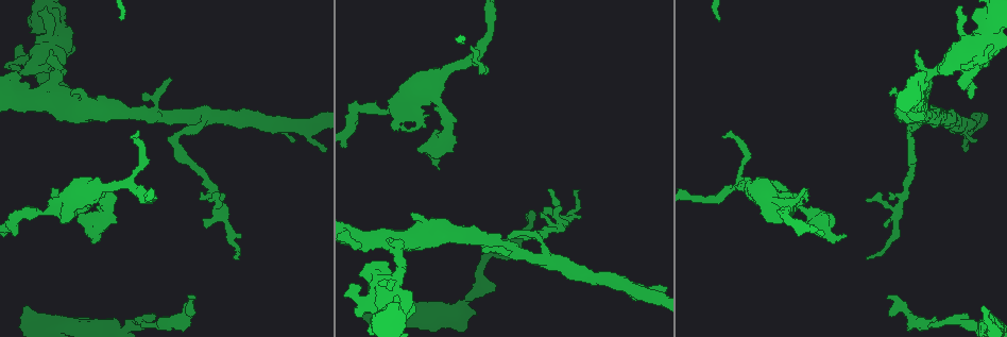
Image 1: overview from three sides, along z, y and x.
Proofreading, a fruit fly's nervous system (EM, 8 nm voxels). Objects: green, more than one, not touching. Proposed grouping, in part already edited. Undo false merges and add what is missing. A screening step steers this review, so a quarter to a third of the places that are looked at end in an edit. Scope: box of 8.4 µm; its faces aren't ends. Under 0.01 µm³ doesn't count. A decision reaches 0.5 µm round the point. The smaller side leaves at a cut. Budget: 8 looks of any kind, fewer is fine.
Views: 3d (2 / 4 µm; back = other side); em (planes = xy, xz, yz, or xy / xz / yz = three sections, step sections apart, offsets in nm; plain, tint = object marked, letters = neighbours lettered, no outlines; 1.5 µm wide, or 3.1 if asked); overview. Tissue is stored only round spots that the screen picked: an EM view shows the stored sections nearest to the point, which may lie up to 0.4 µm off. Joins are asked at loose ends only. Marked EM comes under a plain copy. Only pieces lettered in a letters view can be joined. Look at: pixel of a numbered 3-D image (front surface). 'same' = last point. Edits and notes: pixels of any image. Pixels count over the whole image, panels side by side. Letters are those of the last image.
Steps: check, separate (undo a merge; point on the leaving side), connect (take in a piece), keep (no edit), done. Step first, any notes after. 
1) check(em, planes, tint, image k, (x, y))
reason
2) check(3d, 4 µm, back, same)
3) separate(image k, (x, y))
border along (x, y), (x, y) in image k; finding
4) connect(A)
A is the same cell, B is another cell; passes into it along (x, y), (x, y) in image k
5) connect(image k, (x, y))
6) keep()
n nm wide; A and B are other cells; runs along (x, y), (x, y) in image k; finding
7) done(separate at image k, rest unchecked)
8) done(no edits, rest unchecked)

check(em, xz, step 8, tint, image 1, (106, 208))
sudden change in width

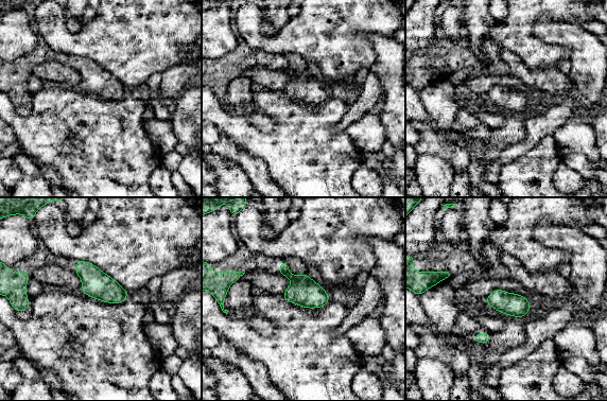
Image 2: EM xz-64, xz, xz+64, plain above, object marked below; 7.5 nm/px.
check(em, xz, step 8, letters, same)

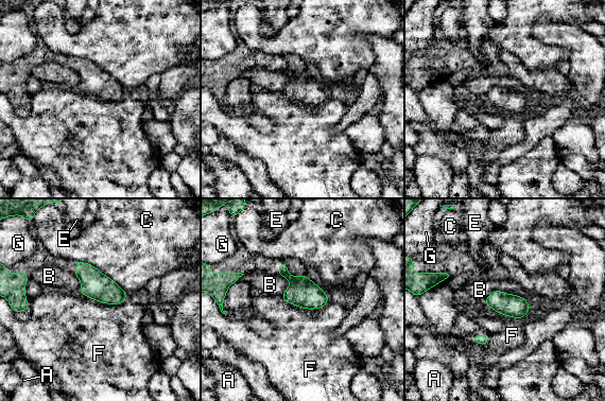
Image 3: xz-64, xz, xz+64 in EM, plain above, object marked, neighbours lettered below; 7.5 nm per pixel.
keep()
170 nm wide; C touches over 460 nm; A, B, C, E, F and G are other cells; continuous, no second neuron

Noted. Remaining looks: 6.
check(em, xz, step 8, tint, image 1, (983, 306))
branch stops here

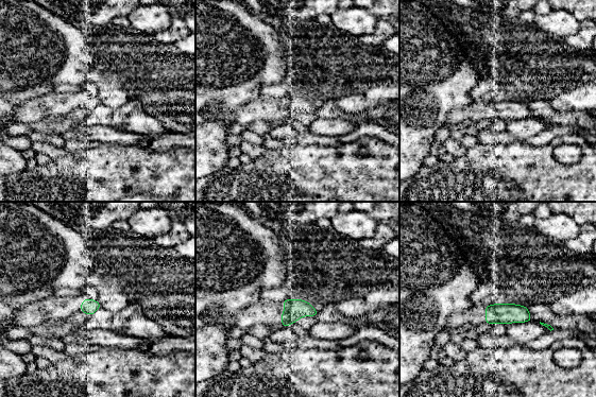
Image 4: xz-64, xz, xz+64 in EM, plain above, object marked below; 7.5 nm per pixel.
check(em, xz, step 8, letters, same)
what lies round it

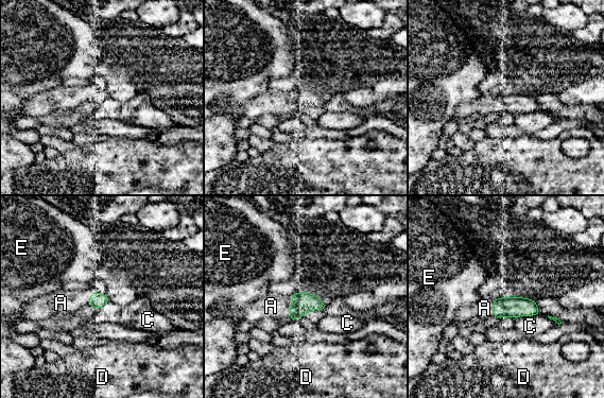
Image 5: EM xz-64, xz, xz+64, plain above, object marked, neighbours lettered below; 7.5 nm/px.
connect(A)
C touches over 200 nm; A is the same cell, C, D and E are other cells; it goes on there

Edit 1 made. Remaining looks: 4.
check(overview)

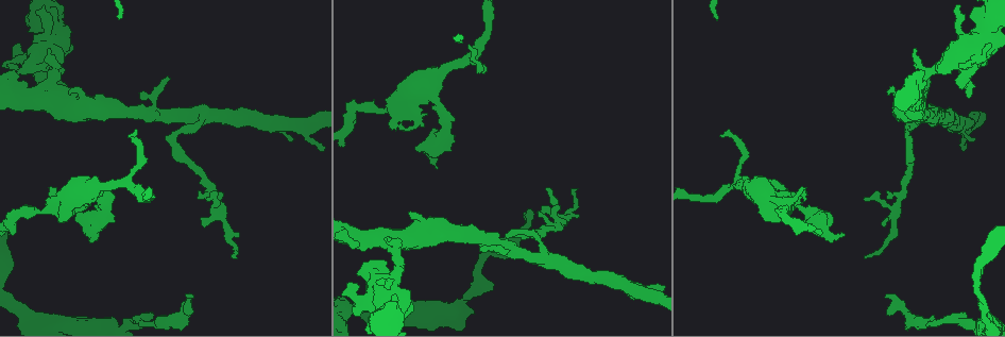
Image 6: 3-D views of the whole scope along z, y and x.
check(3d, 2 µm, image 6, (966, 95))
an open end

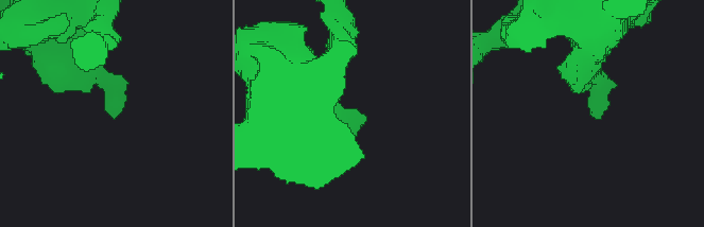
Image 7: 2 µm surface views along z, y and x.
check(em, xy, step 4, letters, image 7, (355, 112))

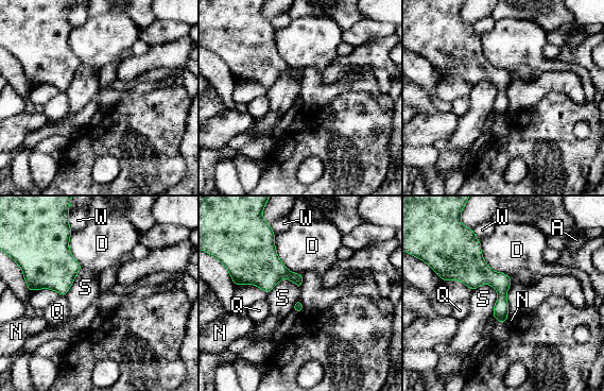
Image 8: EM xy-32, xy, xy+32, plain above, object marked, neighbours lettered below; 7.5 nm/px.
keep()
A, D, N, Q, S and W are other cells; border along (483, 283), (497, 292), (493, 316) in image 8; none of them fits

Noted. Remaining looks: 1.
done(connect at image 5, rest unchecked)

